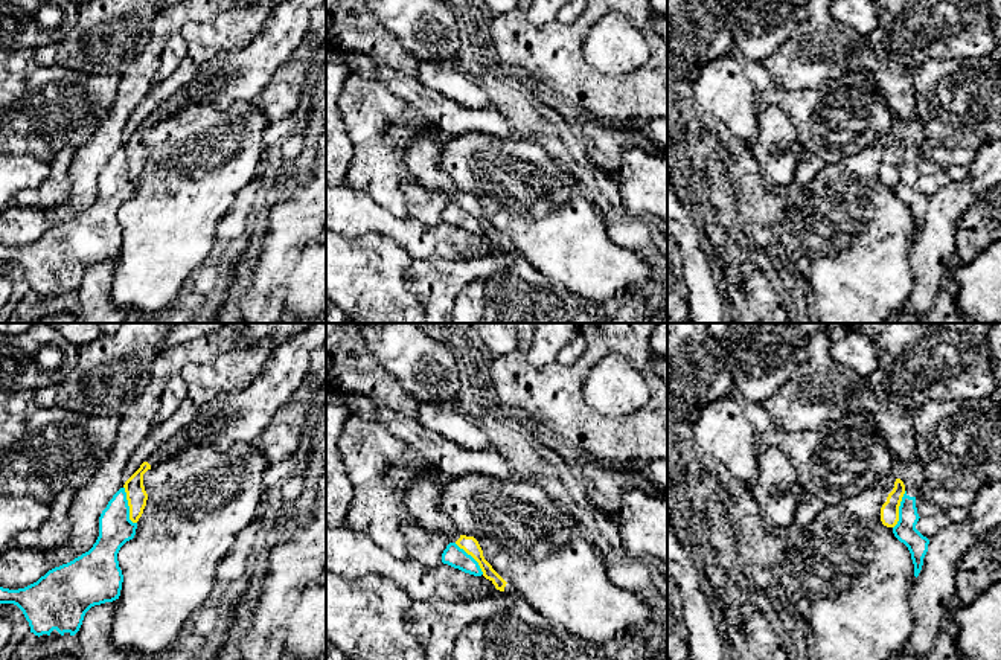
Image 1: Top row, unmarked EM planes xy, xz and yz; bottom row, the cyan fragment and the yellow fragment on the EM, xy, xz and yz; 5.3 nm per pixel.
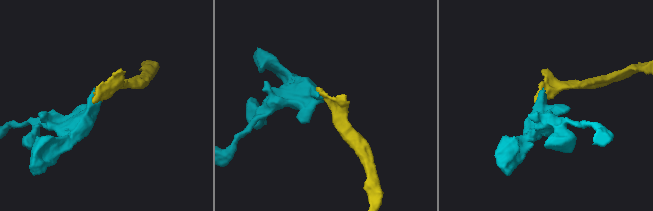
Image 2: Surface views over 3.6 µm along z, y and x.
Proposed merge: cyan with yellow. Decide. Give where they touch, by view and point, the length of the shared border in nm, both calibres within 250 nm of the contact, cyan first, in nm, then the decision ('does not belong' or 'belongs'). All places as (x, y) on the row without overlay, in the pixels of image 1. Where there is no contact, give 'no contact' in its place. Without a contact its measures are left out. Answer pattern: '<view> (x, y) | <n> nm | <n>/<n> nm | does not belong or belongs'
xy (128, 165) | 220 nm | 180/110 nm | does not belong

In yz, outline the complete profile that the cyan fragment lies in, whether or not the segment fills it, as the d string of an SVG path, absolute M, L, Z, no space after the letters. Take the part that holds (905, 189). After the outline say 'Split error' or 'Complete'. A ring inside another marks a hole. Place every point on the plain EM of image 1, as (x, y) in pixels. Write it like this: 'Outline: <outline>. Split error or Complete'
Outline: M894 119L890 133L900 137L905 143L905 152L899 165L899 180L893 186L893 192L908 206L914 223L914 235L917 236L929 203L929 198L916 187L920 177L916 166L916 155L925 142L923 130L919 120L908 123Z. Split error

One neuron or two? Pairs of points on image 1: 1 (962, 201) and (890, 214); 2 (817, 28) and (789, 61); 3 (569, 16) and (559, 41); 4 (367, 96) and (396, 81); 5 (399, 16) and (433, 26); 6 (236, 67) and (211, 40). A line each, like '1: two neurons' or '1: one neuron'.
1: two neurons
2: one neuron
3: two neurons
4: two neurons
5: one neuron
6: two neurons

